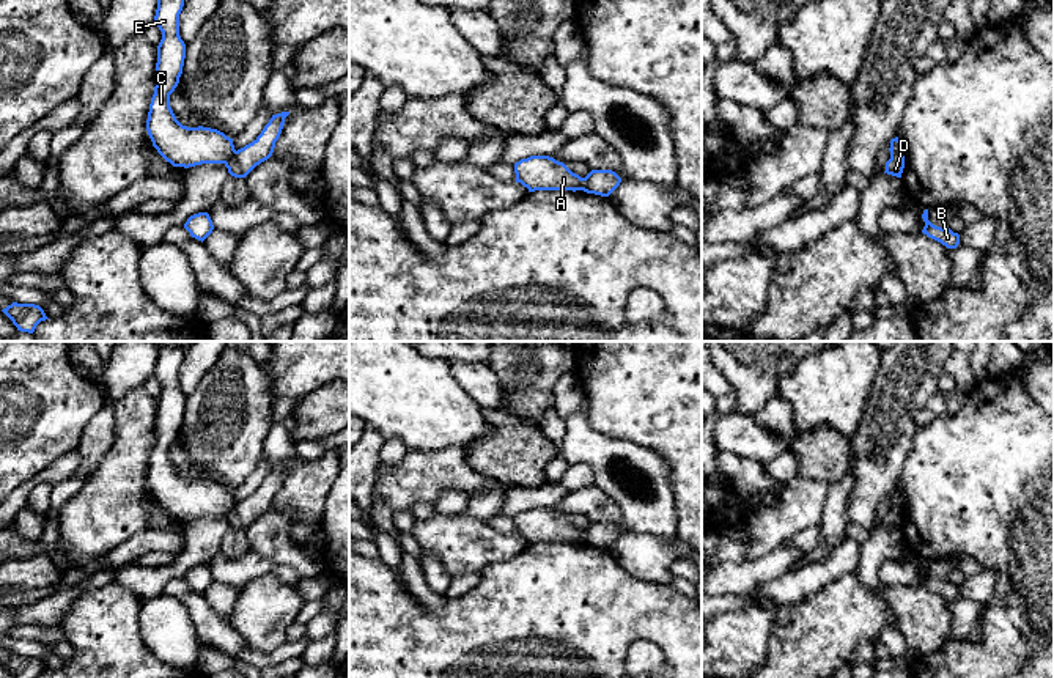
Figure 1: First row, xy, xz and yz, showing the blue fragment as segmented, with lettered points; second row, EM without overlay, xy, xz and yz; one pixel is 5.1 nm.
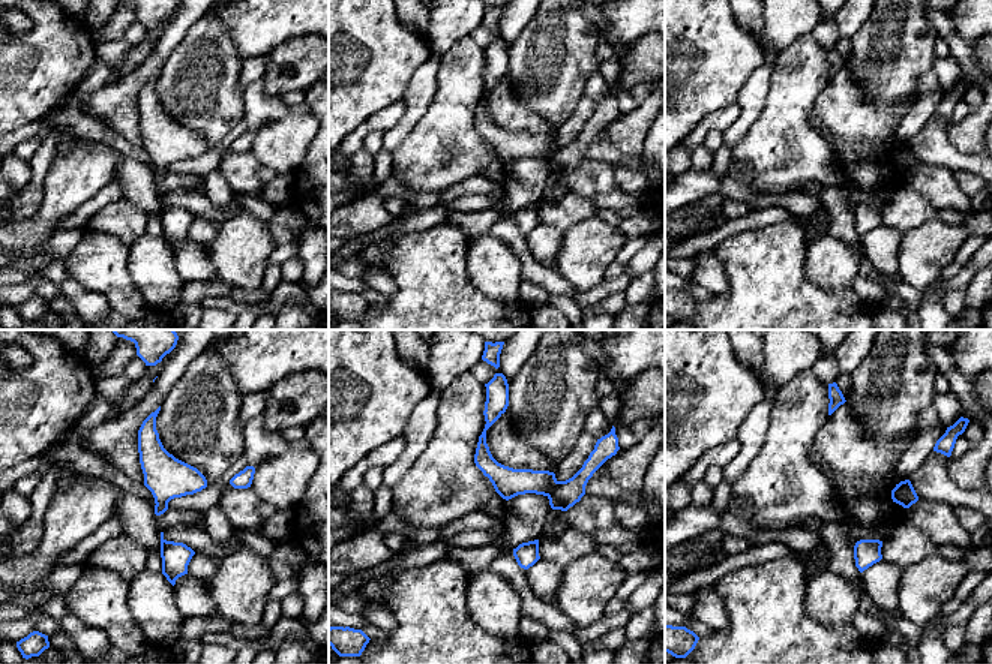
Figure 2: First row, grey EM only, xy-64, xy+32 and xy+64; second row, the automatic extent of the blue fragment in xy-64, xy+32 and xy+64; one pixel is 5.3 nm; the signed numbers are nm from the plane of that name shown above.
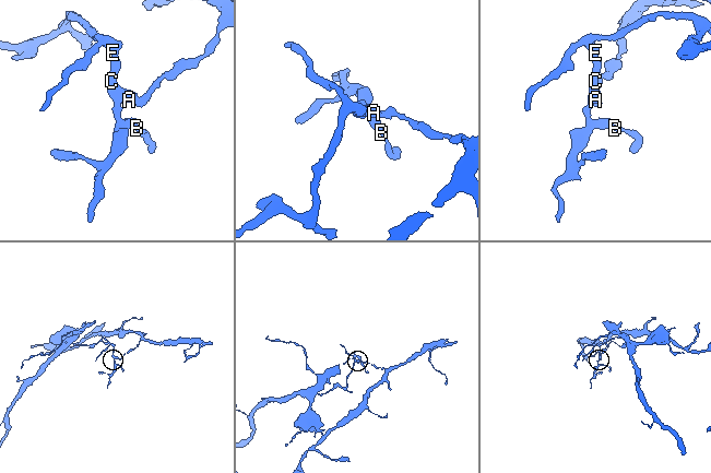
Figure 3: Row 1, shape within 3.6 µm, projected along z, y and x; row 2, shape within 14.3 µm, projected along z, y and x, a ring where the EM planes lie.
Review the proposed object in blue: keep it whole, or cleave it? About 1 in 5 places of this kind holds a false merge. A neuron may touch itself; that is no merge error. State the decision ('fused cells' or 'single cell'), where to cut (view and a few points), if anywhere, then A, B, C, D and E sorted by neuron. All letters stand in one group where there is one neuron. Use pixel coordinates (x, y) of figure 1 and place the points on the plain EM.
fused cells; cut in xy along (235, 502), (224, 515); A B C E / D

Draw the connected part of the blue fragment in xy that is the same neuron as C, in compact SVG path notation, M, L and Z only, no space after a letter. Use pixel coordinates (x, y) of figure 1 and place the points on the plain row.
M157 346L154 376L162 392L157 398L156 439L146 483L153 499L173 519L225 516L236 503L233 491L217 481L182 478L170 459L170 447L179 436L186 411L186 396L179 389L184 352L184 348Z

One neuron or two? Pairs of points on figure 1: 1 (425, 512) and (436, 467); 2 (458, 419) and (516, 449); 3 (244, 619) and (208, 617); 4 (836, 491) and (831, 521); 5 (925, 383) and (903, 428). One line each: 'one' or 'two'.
1: two
2: two
3: two
4: one
5: one

